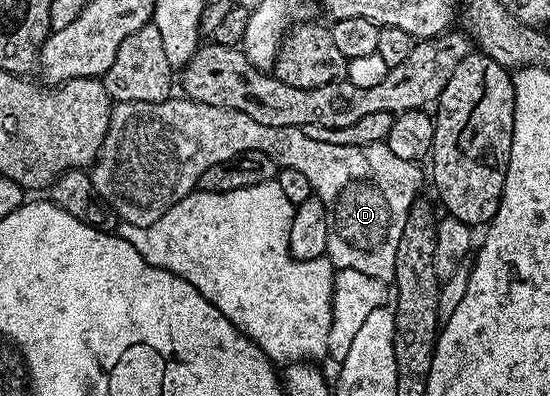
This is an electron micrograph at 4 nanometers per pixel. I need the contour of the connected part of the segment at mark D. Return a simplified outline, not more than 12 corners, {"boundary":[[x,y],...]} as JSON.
{"boundary":[[117,101],[89,172],[157,223],[213,163],[265,151],[327,212],[336,270],[394,278],[424,170],[236,109]]}

